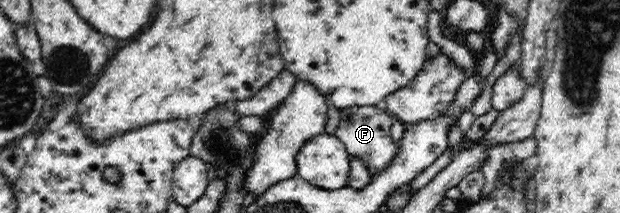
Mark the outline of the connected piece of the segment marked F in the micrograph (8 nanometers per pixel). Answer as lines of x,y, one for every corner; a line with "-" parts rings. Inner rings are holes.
383,105
348,107
339,109
339,112
339,120
332,133
345,145
351,156
364,158
373,174
382,172
390,164
390,160
394,160
397,148
390,135
394,117

